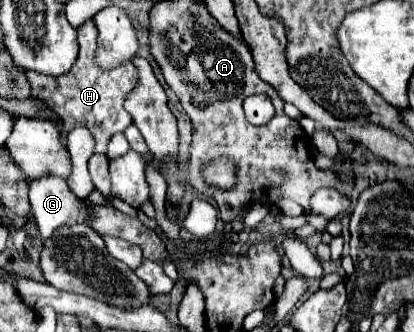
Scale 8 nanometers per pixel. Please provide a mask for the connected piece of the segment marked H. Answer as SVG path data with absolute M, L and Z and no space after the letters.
M88 20L78 28L78 42L80 42L80 54L70 68L70 72L62 76L44 76L38 72L28 72L28 82L32 86L32 98L42 100L54 114L60 114L64 120L64 136L62 136L62 148L66 148L66 134L76 126L86 126L94 136L94 154L106 156L108 142L116 132L124 132L132 124L132 116L124 110L124 100L128 92L134 90L138 84L138 72L134 64L124 64L116 70L100 70L94 60L96 50L96 24L94 20Z

